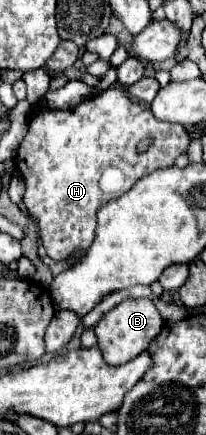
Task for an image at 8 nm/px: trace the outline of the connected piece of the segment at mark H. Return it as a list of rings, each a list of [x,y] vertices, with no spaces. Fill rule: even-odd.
[[[107,88],[97,96],[89,96],[81,104],[69,110],[39,108],[29,120],[27,136],[23,138],[17,150],[17,170],[25,180],[23,202],[29,210],[29,216],[35,218],[39,226],[41,244],[53,260],[65,260],[75,250],[87,250],[93,244],[97,228],[97,210],[123,196],[133,184],[155,170],[169,168],[175,164],[179,154],[185,154],[189,146],[189,134],[185,126],[161,122],[149,110],[131,102],[129,96],[119,88]],[[149,140],[149,148],[139,152],[139,142]]]

